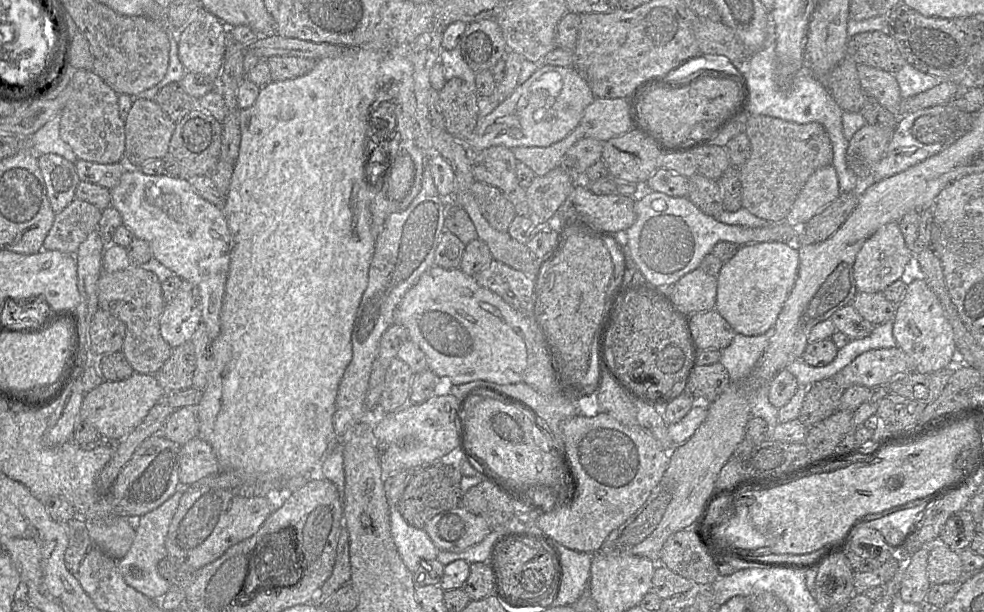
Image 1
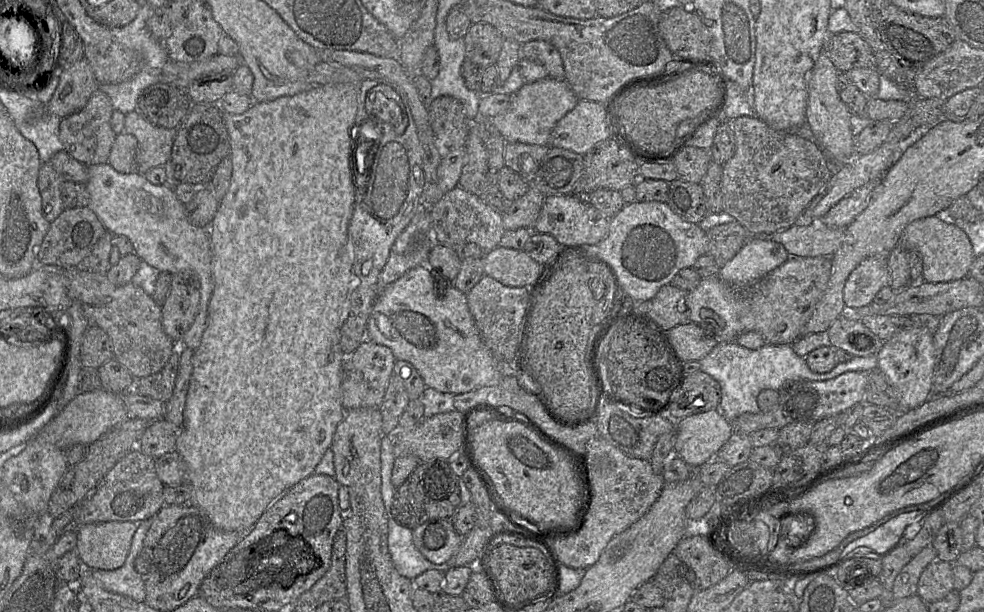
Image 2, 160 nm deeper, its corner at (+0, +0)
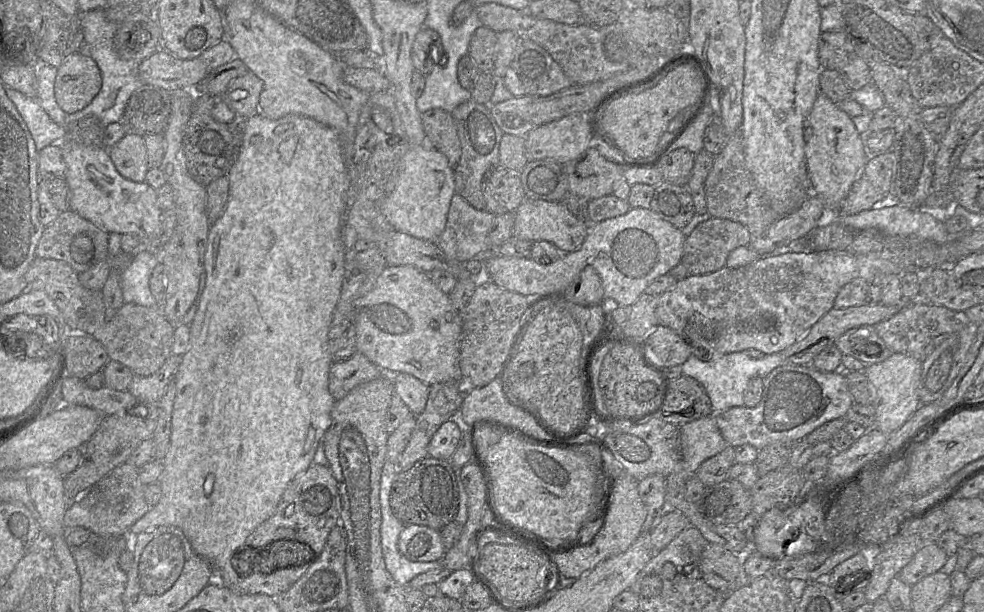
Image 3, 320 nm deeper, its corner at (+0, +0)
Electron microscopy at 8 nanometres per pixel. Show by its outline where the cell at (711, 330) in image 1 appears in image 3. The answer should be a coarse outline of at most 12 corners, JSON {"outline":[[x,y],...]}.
{"outline":[[658,325],[637,344],[659,370],[682,365],[692,347]]}

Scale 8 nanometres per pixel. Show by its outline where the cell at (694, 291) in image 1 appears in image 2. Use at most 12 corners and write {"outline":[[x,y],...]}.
{"outline":[[671,284],[651,299],[640,320],[664,333],[692,323],[688,292]]}

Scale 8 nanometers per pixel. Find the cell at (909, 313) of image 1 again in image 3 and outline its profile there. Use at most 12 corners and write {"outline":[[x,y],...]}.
{"outline":[[893,353],[866,366],[875,429],[897,431],[919,408],[922,362]]}

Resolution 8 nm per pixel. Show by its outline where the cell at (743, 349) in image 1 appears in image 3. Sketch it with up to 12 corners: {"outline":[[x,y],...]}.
{"outline":[[742,352],[692,354],[681,366],[705,388],[712,415],[744,406],[754,377],[787,360]]}

